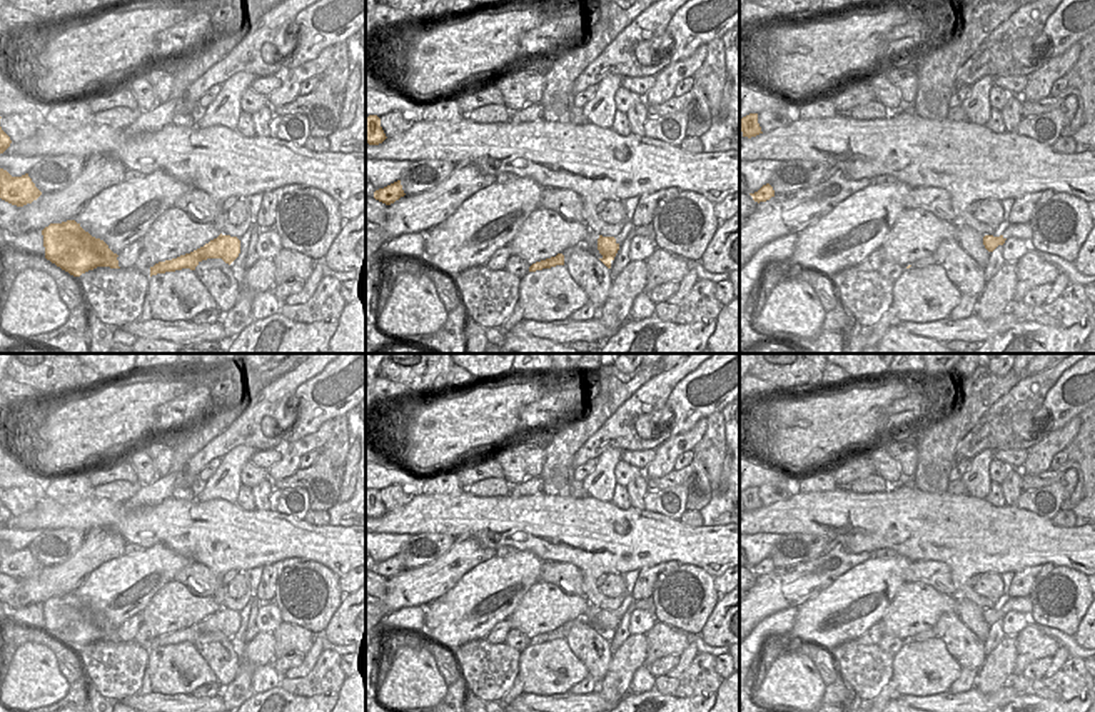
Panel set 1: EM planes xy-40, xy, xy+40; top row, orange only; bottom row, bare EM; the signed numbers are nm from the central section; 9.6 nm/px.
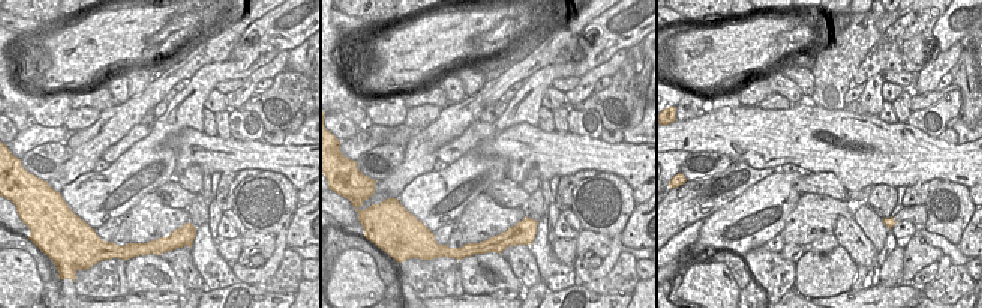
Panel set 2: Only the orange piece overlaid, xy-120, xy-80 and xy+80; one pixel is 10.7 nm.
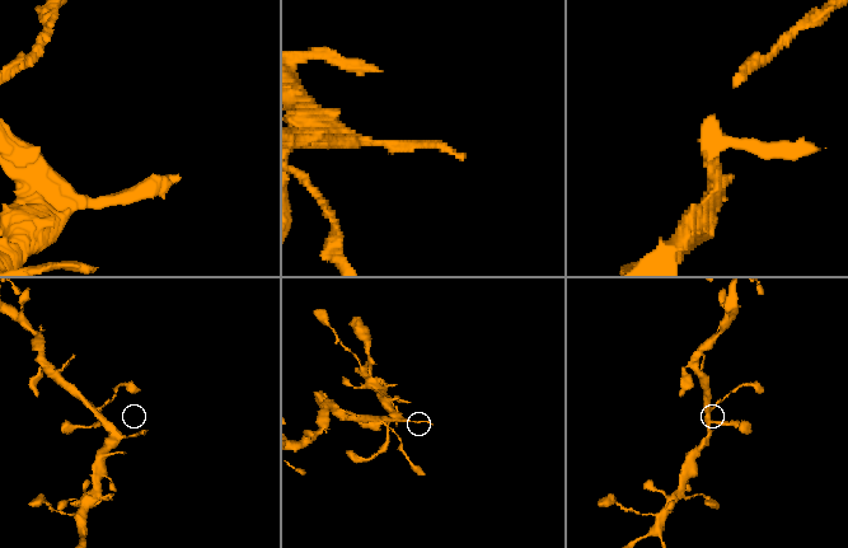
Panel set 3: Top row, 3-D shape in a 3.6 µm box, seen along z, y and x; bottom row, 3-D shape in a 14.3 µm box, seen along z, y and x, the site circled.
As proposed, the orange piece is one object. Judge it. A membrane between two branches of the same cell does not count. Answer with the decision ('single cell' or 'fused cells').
single cell

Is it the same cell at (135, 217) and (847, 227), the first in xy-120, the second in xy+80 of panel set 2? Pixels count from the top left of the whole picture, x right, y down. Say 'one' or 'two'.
two

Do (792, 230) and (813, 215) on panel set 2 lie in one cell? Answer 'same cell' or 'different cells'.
same cell

